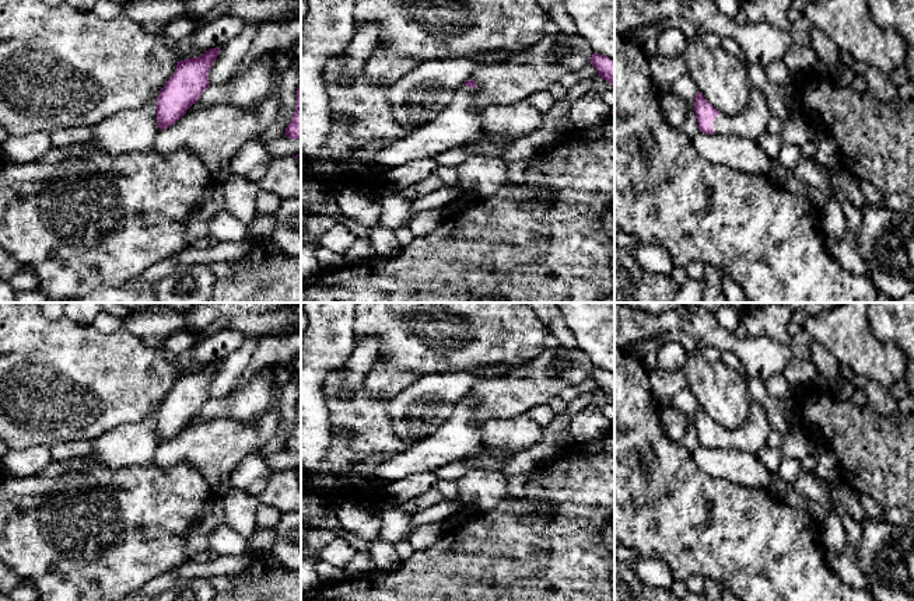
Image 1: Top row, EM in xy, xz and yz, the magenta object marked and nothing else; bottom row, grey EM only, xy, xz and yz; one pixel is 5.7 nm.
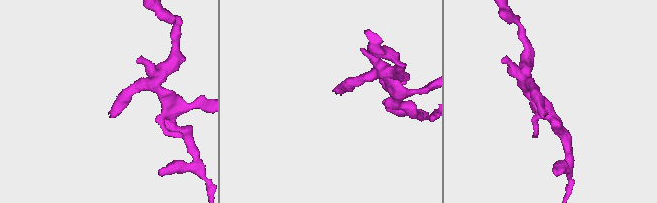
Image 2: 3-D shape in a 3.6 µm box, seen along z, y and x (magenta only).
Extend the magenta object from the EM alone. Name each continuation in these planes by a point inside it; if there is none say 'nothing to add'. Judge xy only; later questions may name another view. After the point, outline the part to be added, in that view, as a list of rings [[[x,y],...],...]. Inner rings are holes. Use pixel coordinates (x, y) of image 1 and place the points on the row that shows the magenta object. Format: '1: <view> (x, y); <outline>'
nothing to add

